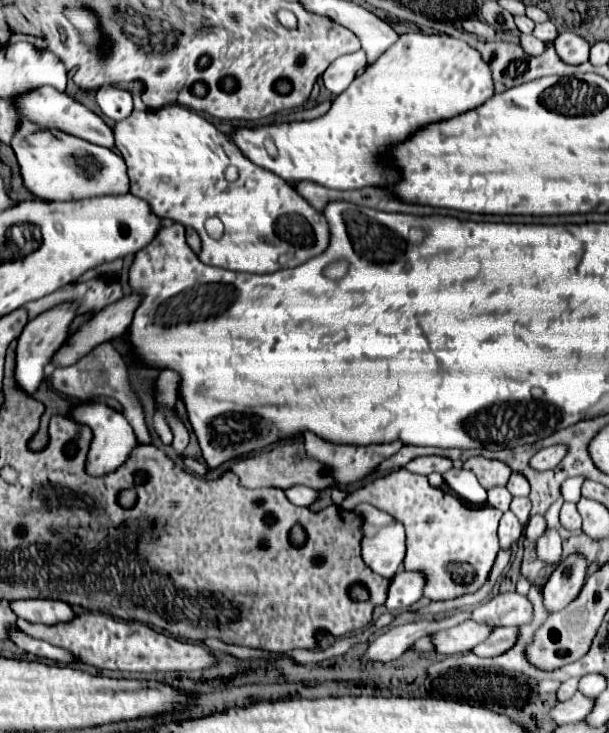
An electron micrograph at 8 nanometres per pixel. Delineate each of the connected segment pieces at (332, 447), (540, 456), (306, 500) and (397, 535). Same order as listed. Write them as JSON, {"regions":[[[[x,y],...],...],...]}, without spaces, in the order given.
{"regions":[[[[311,431],[303,433],[305,449],[317,461],[329,465],[337,473],[337,483],[347,485],[369,475],[383,459],[397,453],[403,443],[391,441],[385,445],[339,445],[317,437]]],[[[553,445],[553,447],[545,447],[539,453],[535,453],[535,457],[531,459],[531,467],[545,471],[545,469],[555,469],[561,459],[567,455],[569,447],[567,445]]],[[[293,485],[293,487],[285,489],[285,495],[287,495],[287,499],[289,499],[291,503],[309,507],[309,505],[315,501],[317,491],[315,491],[315,489],[309,489],[309,487],[305,487],[305,485]]],[[[369,503],[355,507],[363,515],[363,561],[379,575],[391,579],[405,559],[405,527]]]]}

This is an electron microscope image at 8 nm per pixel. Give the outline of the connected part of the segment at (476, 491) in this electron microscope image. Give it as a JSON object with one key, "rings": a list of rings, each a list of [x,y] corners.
{"rings":[[[451,467],[449,473],[443,473],[443,479],[461,499],[475,505],[483,505],[487,501],[487,491],[481,487],[473,471],[463,467]]]}

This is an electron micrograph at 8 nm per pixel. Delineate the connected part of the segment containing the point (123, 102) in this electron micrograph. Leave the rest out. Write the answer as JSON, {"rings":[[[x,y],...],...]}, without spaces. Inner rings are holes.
{"rings":[[[101,85],[95,93],[95,99],[97,99],[97,105],[101,107],[101,111],[113,121],[121,121],[121,119],[129,117],[133,111],[131,93],[125,89],[119,89],[115,85]]]}

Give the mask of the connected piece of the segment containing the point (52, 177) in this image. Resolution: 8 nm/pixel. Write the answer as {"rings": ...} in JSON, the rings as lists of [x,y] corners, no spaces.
{"rings":[[[21,119],[21,129],[17,131],[17,137],[13,137],[11,147],[17,155],[25,189],[39,199],[45,199],[45,201],[69,201],[71,199],[73,201],[73,199],[87,199],[99,197],[99,195],[125,195],[129,191],[129,177],[127,177],[125,161],[121,155],[115,155],[107,147],[93,145],[89,141],[57,131],[55,128],[33,125],[25,119]]]}

